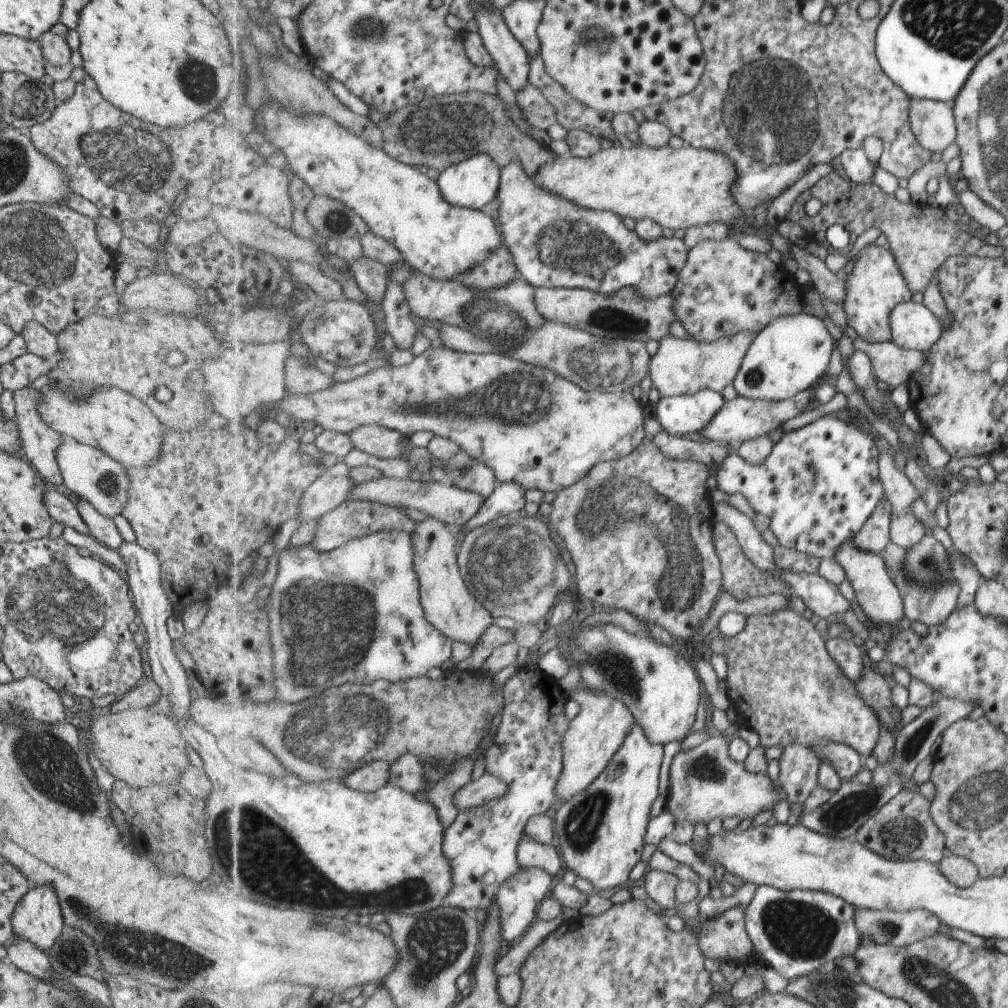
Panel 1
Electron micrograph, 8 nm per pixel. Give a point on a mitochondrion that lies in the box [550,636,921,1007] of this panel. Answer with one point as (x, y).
(800, 930)

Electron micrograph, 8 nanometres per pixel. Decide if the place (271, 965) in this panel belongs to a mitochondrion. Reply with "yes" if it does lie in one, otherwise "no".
no

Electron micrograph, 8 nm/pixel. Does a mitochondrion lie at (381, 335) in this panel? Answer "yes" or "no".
no

